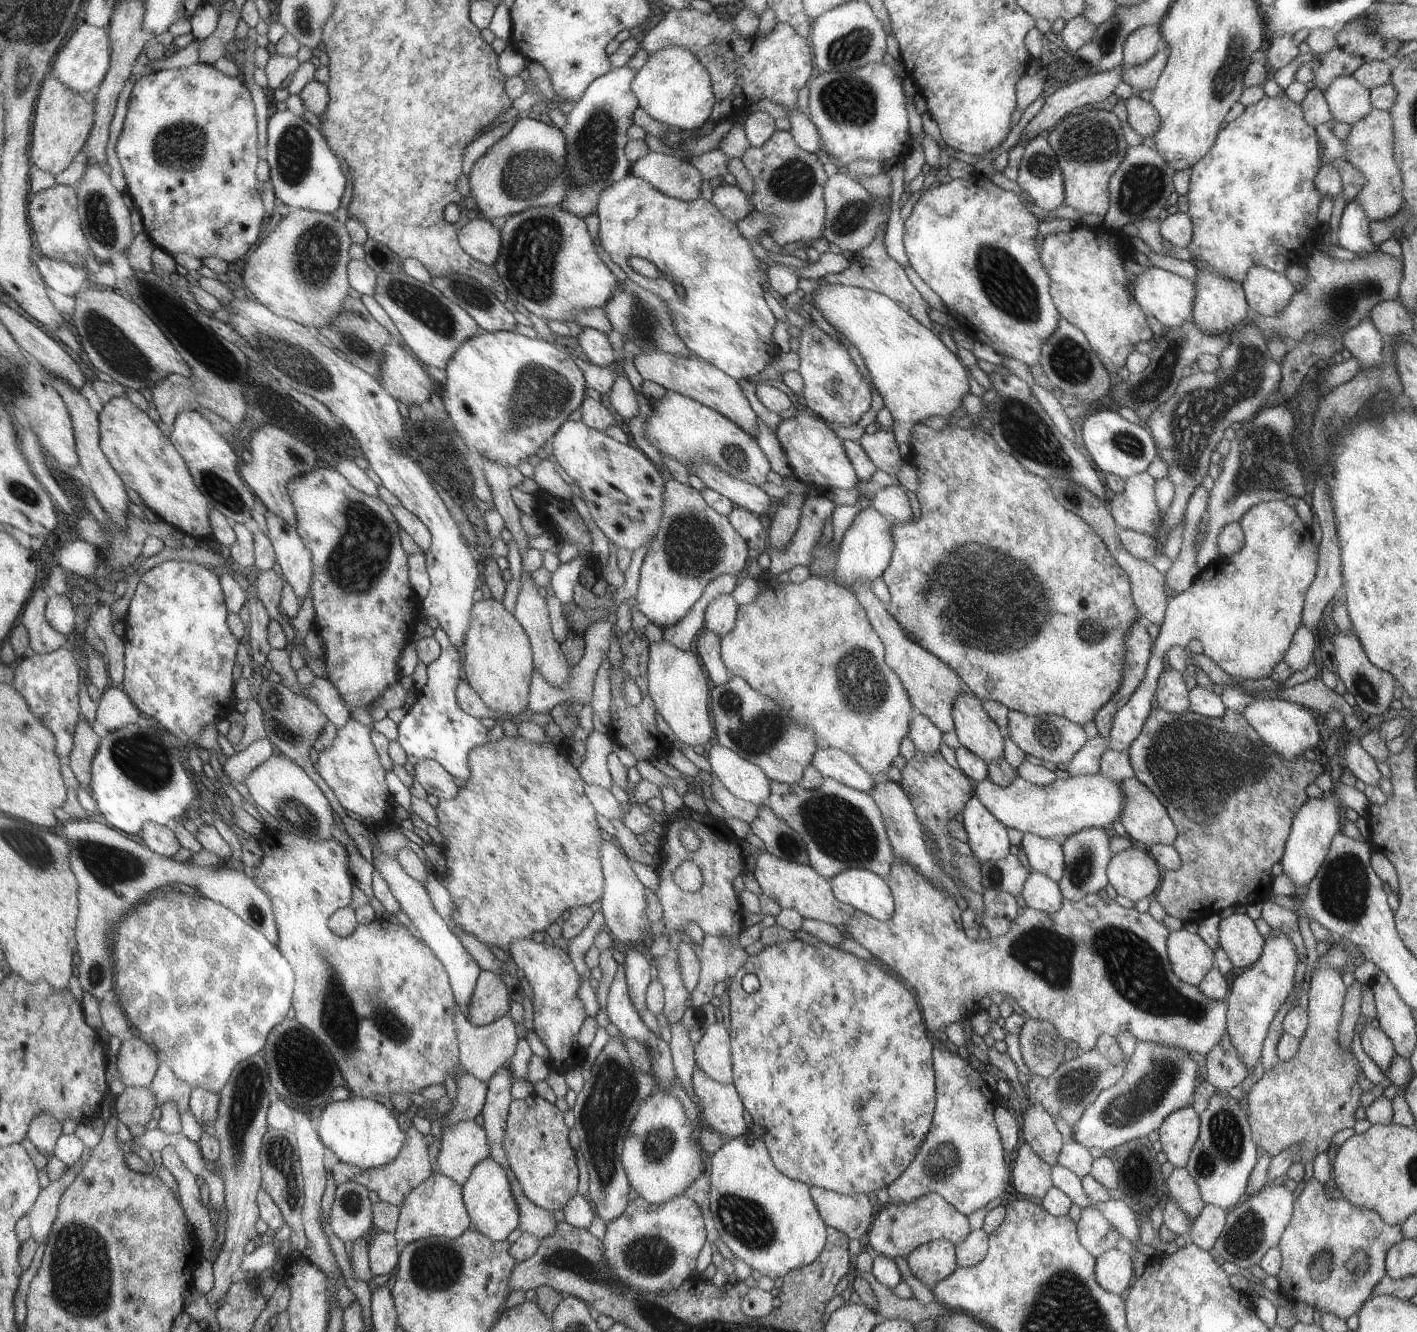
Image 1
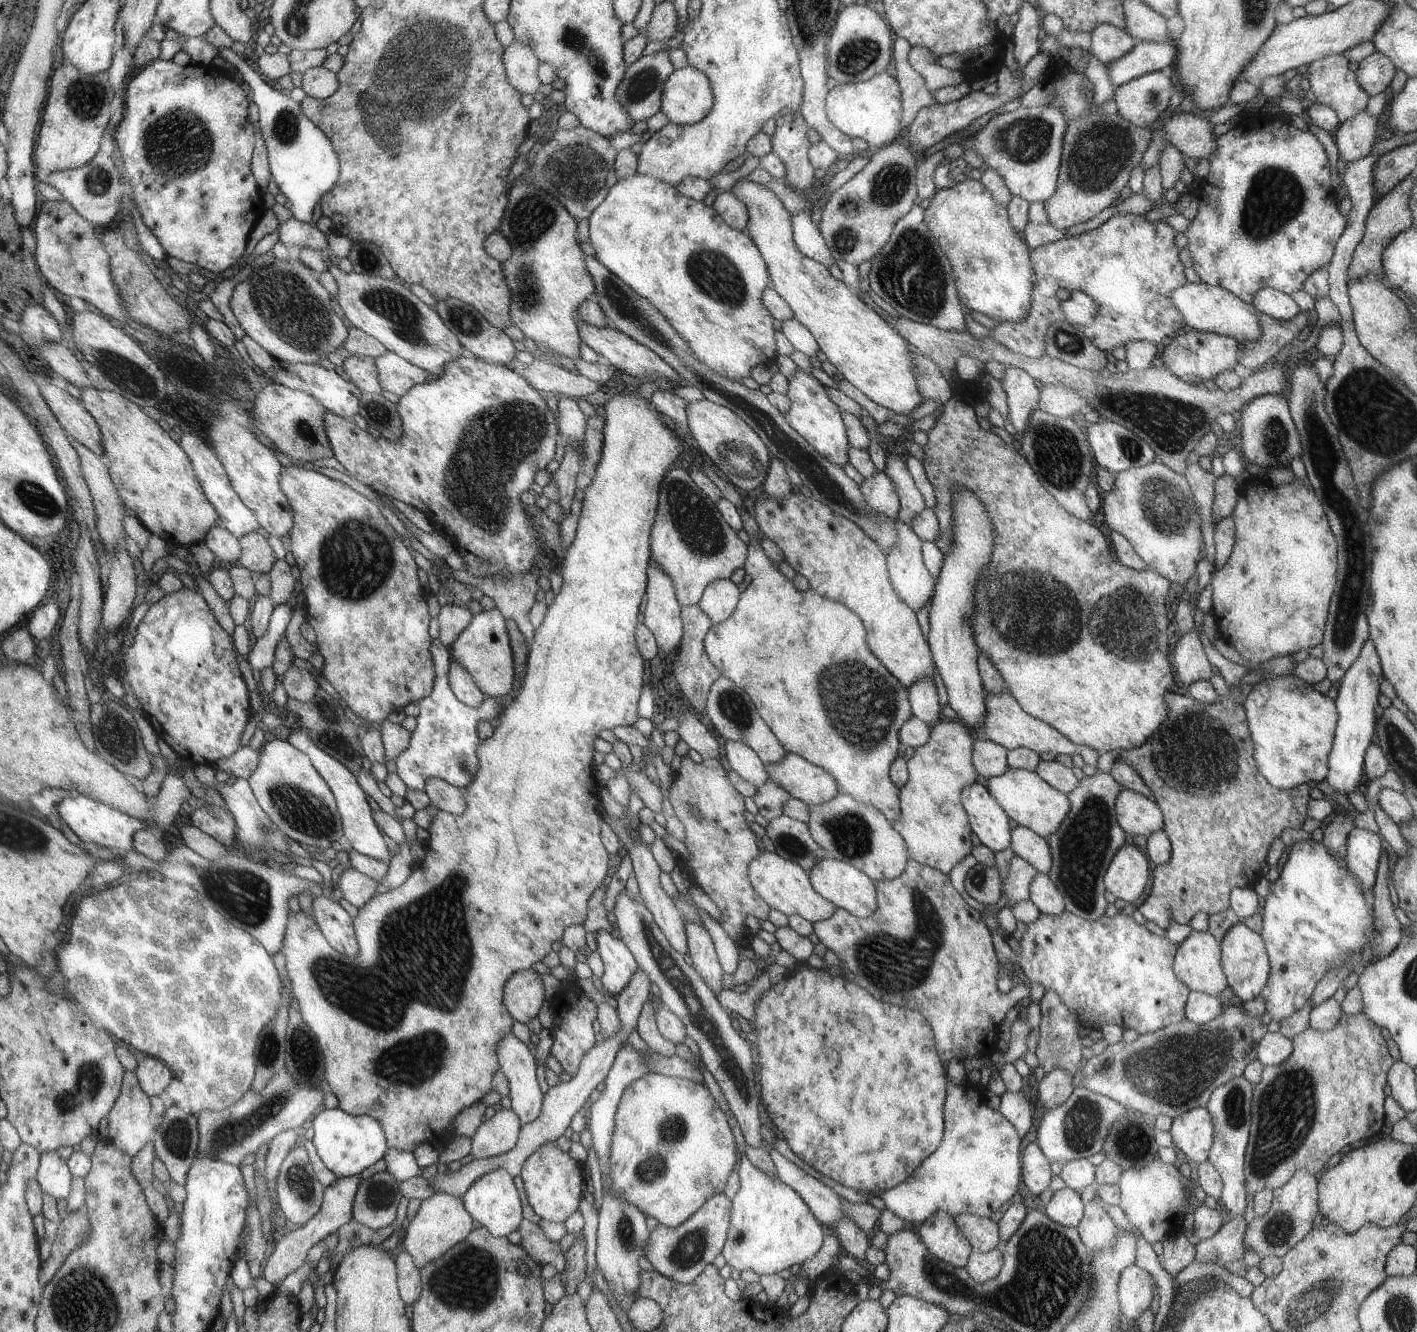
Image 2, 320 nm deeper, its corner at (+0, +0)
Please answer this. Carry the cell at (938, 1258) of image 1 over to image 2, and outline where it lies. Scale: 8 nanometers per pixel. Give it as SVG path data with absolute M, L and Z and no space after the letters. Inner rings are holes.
M935 1212L921 1223L918 1232L919 1240L937 1260L954 1267L965 1267L972 1248L947 1212Z

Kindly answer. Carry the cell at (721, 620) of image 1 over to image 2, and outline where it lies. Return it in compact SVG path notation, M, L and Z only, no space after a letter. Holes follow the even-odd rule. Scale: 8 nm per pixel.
M729 579L711 581L702 593L697 608L709 618L713 626L730 619L739 601L739 590Z

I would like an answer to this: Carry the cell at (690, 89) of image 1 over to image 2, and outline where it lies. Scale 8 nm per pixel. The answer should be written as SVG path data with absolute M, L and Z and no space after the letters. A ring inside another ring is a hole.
M689 67L673 70L667 76L661 94L660 111L679 126L698 123L709 114L714 98L706 74Z

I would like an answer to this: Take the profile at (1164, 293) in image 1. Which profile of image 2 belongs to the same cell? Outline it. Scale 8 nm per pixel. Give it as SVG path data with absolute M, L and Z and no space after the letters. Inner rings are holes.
M1187 282L1169 292L1169 302L1181 314L1185 329L1209 332L1218 336L1231 336L1241 343L1243 340L1249 342L1257 340L1261 334L1257 310L1254 309L1253 304L1246 304L1226 289L1201 282Z

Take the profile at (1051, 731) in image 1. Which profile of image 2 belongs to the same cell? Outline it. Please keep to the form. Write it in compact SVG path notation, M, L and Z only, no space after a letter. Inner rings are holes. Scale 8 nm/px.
M999 692L999 694L985 694L986 712L983 718L983 724L976 729L976 736L1003 746L1006 750L1024 747L1037 754L1048 752L1056 755L1070 756L1075 754L1075 744L1069 741L1057 729L1049 724L1044 724L1038 718L1030 716L1017 702L1009 692Z

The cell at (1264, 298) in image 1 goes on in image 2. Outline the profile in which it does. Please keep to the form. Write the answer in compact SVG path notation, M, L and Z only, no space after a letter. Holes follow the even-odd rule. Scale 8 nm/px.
M1261 288L1254 296L1254 309L1276 320L1294 319L1300 312L1293 298L1273 288Z

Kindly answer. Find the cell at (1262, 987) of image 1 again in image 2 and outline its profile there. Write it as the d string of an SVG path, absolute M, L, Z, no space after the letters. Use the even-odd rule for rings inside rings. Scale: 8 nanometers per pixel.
M1312 839L1307 840L1307 842L1295 842L1291 848L1287 849L1285 857L1282 861L1281 872L1274 872L1270 877L1269 886L1269 896L1265 898L1264 904L1261 906L1262 914L1262 928L1260 931L1260 936L1262 937L1263 944L1266 946L1266 953L1269 957L1270 962L1270 977L1266 981L1266 984L1263 984L1263 988L1259 990L1259 996L1263 998L1263 1004L1265 1004L1264 1012L1268 1013L1271 1020L1277 1020L1281 1022L1285 1018L1289 1018L1293 1012L1296 1012L1307 1002L1311 997L1311 994L1314 988L1317 985L1317 982L1321 980L1321 976L1329 970L1329 968L1335 968L1337 964L1343 966L1355 952L1359 954L1361 950L1364 950L1362 955L1366 955L1366 945L1371 942L1371 938L1375 936L1375 930L1373 930L1373 912L1371 908L1367 908L1367 902L1365 902L1365 896L1361 894L1361 888L1359 888L1359 880L1347 870L1344 858L1344 866L1341 866L1341 862L1337 860L1337 856L1333 856L1330 852L1327 852L1327 849L1323 844L1319 842L1314 842Z

